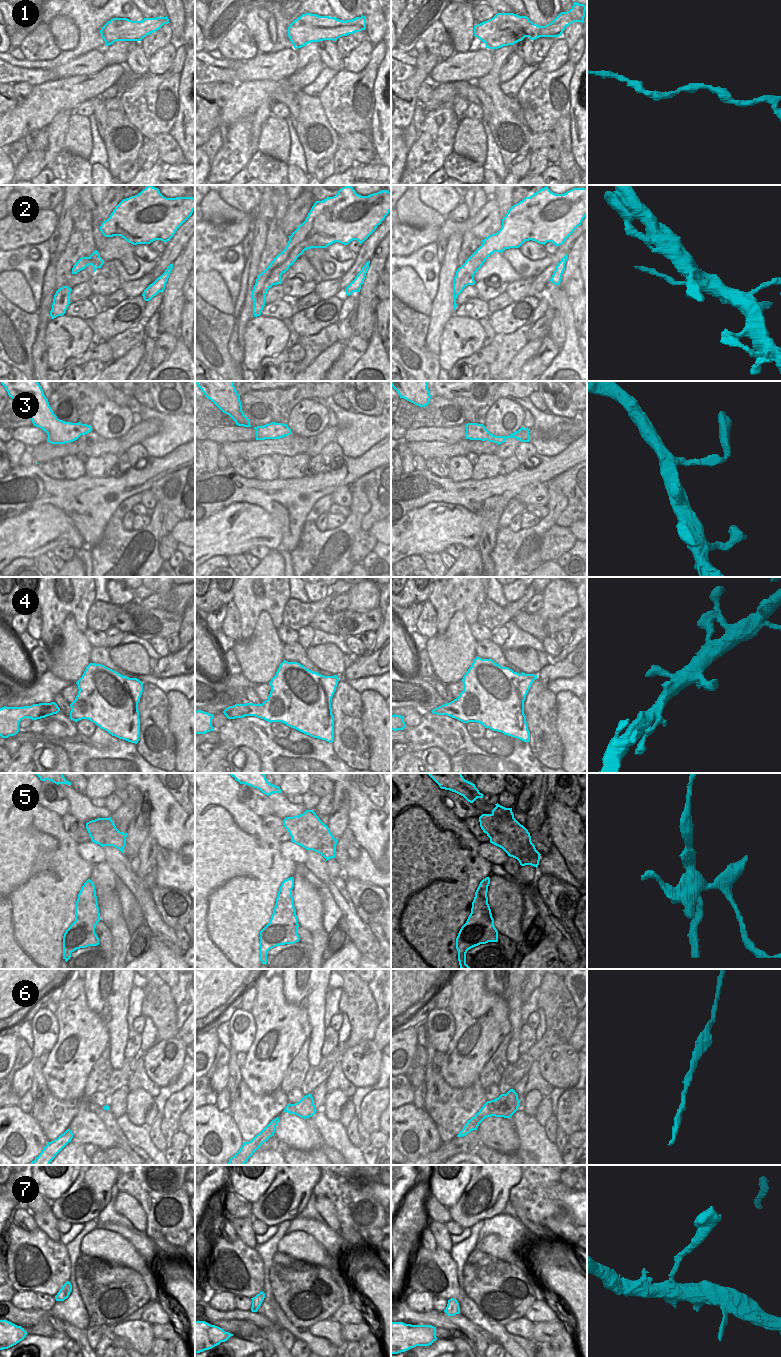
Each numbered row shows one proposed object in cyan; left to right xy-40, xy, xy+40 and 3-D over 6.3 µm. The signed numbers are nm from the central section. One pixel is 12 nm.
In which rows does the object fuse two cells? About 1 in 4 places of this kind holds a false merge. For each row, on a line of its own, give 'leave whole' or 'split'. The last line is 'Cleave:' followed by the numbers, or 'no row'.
1: leave whole
2: split
3: leave whole
4: leave whole
5: split
6: leave whole
7: leave whole
Cleave: 2, 5

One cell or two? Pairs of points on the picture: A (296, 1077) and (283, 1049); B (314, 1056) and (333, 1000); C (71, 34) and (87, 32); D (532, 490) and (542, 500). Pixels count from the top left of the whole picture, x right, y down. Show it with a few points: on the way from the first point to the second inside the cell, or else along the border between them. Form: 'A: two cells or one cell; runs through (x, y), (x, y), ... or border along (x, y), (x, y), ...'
A: two cells; border along (303, 1043), (300, 1051), (288, 1066), (280, 1084)
B: two cells; border along (326, 1003), (324, 1011), (325, 1028)
C: two cells; border along (65, 15), (79, 33), (78, 43), (66, 51)
D: one cell; runs through (534, 492), (540, 498)

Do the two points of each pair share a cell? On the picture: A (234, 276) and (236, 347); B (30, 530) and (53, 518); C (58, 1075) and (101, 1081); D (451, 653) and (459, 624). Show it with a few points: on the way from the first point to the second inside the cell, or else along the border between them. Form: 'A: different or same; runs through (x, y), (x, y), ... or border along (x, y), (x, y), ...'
A: different; border along (241, 280), (238, 298), (234, 305)
B: same; runs through (36, 530), (42, 529), (47, 524)
C: different; border along (98, 1058), (88, 1075), (83, 1095)
D: same; runs through (457, 646), (458, 631)

